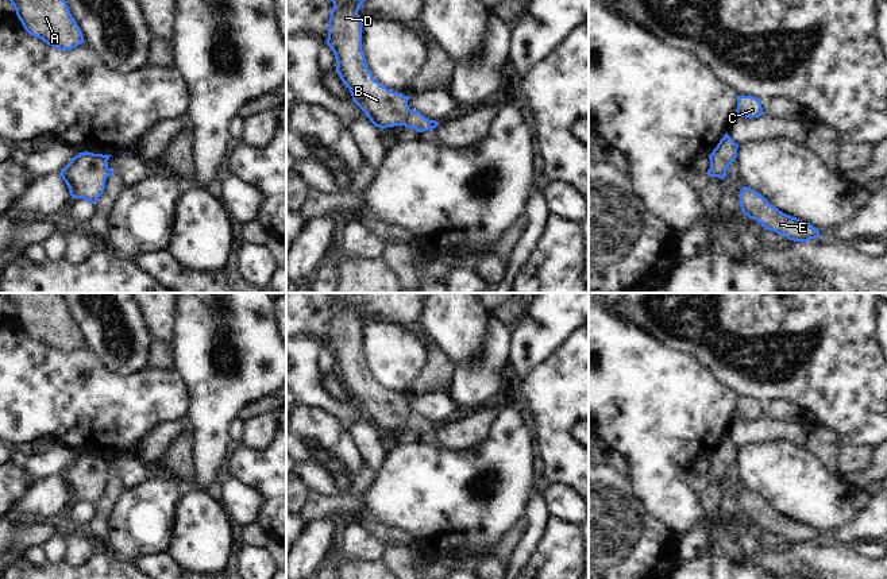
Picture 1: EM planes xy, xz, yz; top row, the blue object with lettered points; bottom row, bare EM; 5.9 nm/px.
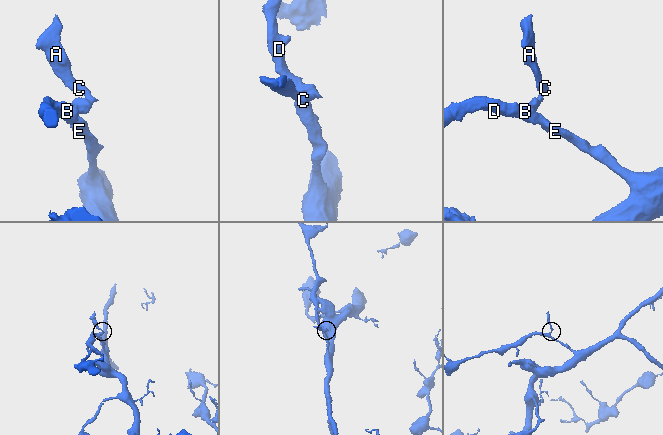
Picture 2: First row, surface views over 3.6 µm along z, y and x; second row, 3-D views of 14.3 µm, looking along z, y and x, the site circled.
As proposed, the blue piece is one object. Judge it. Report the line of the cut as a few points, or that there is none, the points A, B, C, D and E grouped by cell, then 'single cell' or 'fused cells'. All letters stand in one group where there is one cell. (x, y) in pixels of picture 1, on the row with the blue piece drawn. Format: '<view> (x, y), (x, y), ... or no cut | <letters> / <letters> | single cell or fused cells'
xz (411, 109), (402, 124) | A C / B D E | fused cells

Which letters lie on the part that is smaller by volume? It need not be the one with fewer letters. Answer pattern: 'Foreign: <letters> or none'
Foreign: A, C

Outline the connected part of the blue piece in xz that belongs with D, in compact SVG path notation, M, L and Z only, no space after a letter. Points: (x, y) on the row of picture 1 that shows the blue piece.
M332 0L327 45L338 62L336 73L350 89L352 101L379 128L404 126L410 113L409 96L396 93L374 80L362 51L358 11L365 0Z

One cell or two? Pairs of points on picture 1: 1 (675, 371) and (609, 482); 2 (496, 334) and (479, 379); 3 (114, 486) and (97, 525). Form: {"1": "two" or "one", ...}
{"1": "two", "2": "one", "3": "one"}

